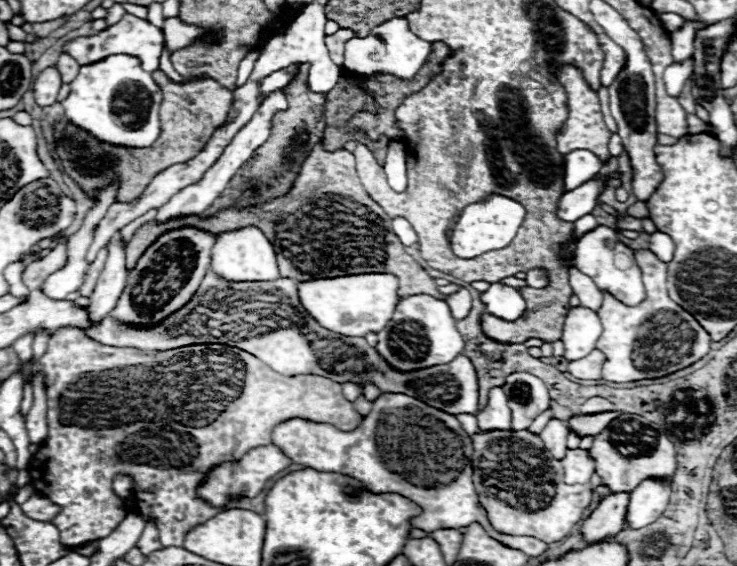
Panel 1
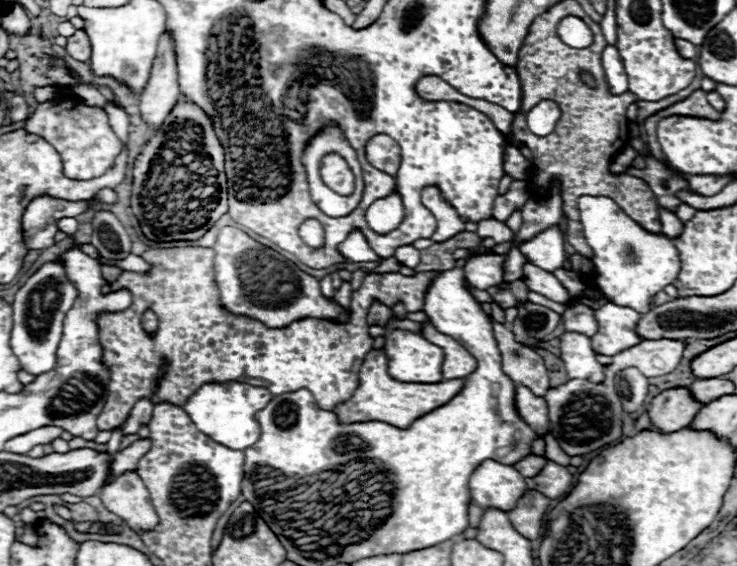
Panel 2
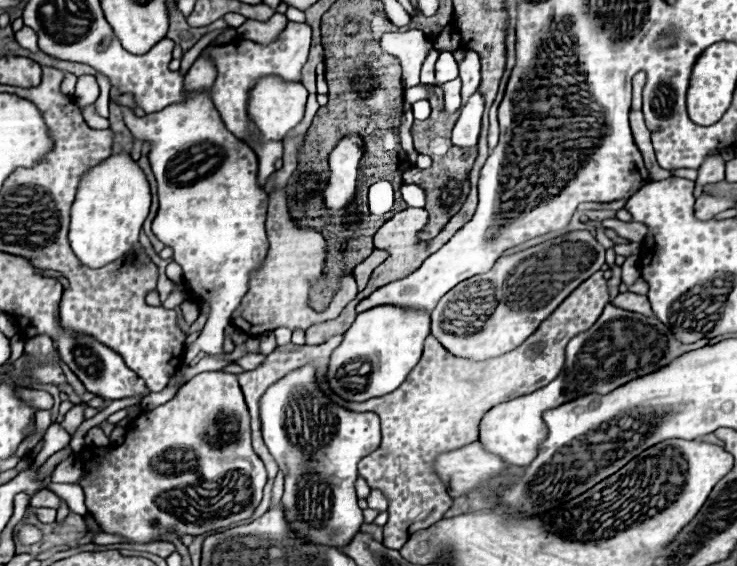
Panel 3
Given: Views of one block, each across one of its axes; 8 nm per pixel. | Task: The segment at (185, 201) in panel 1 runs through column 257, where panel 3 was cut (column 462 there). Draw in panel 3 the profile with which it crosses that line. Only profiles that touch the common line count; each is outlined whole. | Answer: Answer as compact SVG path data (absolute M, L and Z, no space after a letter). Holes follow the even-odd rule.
M474 92L468 100L468 104L462 108L462 114L454 126L452 132L452 144L458 148L476 148L478 134L480 134L480 120L484 110L484 98L482 94Z

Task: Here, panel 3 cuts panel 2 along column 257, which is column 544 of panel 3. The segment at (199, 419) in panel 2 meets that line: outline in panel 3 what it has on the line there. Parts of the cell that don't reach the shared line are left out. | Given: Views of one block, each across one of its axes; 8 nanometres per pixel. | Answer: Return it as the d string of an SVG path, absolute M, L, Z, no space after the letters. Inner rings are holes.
M608 304L598 318L598 322L582 332L580 336L574 336L566 346L566 360L560 376L552 380L548 386L518 396L514 400L502 402L494 406L490 412L484 414L480 422L480 442L486 446L486 450L502 456L510 464L528 466L538 452L538 446L546 440L546 424L542 420L542 414L550 408L556 408L560 404L566 404L570 400L576 400L586 394L608 394L630 380L648 376L664 366L668 366L674 358L696 350L700 346L706 346L710 340L698 340L692 344L682 344L672 336L666 324L662 324L658 318L648 318L636 312L620 310L612 304Z

